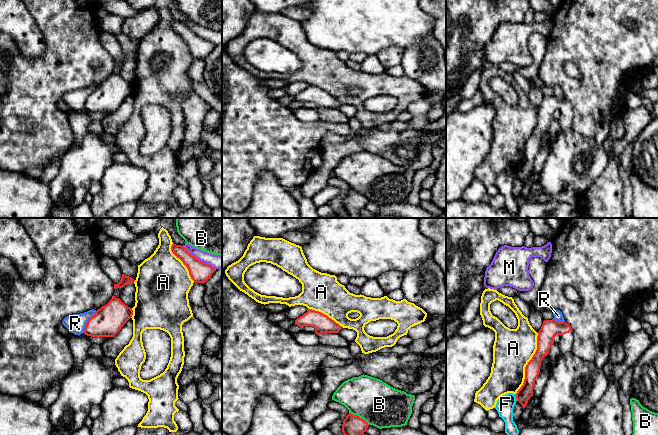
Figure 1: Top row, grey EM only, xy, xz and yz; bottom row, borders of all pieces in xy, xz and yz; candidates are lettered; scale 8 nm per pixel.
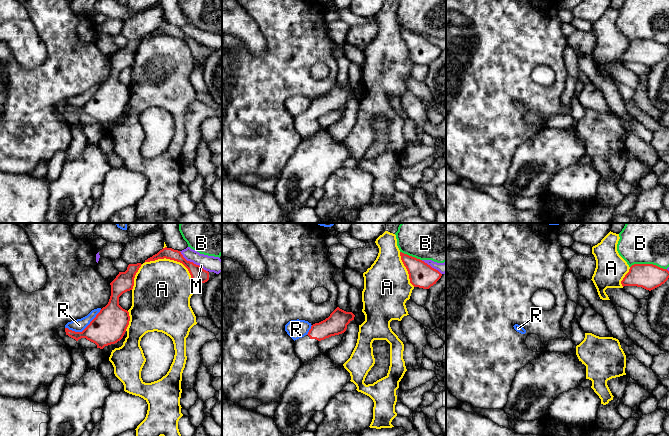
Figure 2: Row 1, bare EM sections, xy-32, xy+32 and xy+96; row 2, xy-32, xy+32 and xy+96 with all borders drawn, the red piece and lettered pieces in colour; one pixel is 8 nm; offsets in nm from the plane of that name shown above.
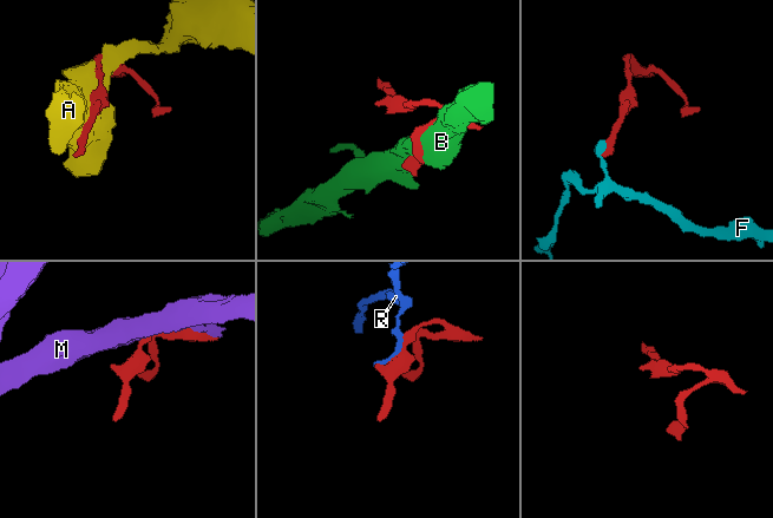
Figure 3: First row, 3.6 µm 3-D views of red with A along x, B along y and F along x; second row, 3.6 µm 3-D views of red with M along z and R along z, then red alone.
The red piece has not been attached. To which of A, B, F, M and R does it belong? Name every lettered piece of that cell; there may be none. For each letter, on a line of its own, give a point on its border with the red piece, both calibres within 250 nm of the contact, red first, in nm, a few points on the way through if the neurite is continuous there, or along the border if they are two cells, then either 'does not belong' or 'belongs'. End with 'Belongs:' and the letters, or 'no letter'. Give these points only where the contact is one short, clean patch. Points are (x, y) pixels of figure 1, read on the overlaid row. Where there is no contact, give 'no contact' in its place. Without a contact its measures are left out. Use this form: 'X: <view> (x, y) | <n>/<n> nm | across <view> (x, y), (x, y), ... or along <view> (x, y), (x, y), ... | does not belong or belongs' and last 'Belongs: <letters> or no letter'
A: yz (527, 364) | 140/320 nm | does not belong
B: xz (358, 416) | 160/340 nm | does not belong
F: yz (516, 397) | 120/150 nm | along yz (514, 394), (517, 400) | does not belong
M: xy (198, 259) | 170/110 nm | does not belong
R: xy (87, 322) | 240/150 nm | does not belong
Belongs: no letter

